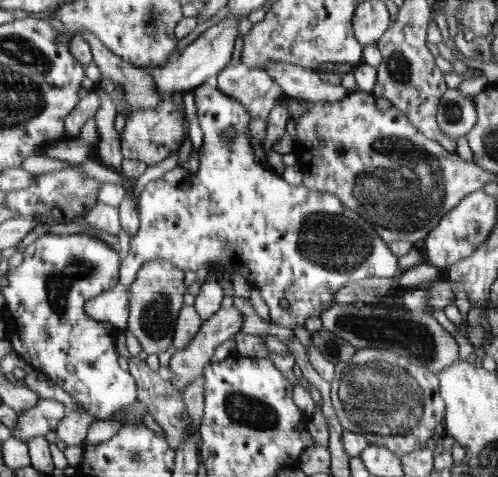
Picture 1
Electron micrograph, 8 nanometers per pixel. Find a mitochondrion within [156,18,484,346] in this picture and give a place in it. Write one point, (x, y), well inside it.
(404, 191)

